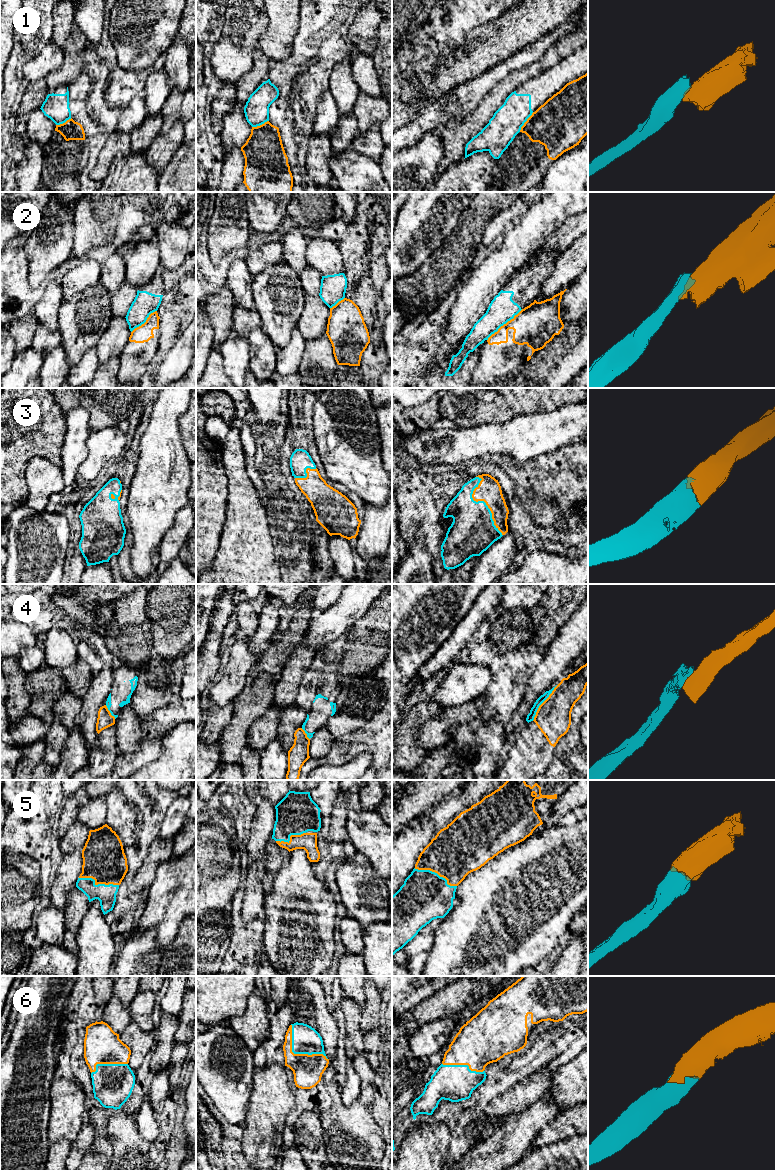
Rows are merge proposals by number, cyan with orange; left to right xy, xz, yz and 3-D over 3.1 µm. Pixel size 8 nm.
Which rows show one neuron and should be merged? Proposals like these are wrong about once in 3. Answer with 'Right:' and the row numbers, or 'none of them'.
Right: 3, 5, 6

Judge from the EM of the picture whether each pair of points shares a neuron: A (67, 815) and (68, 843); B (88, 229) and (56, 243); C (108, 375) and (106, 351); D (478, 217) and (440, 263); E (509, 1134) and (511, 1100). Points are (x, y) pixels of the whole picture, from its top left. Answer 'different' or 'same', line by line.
A: different
B: different
C: different
D: same
E: different

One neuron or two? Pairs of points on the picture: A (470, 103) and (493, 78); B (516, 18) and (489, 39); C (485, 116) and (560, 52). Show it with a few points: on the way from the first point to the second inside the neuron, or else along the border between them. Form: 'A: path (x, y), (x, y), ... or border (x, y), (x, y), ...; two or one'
A: path (473, 96), (486, 83); one
B: path (509, 25), (496, 38); one
C: path (498, 96), (515, 79), (540, 65); one

